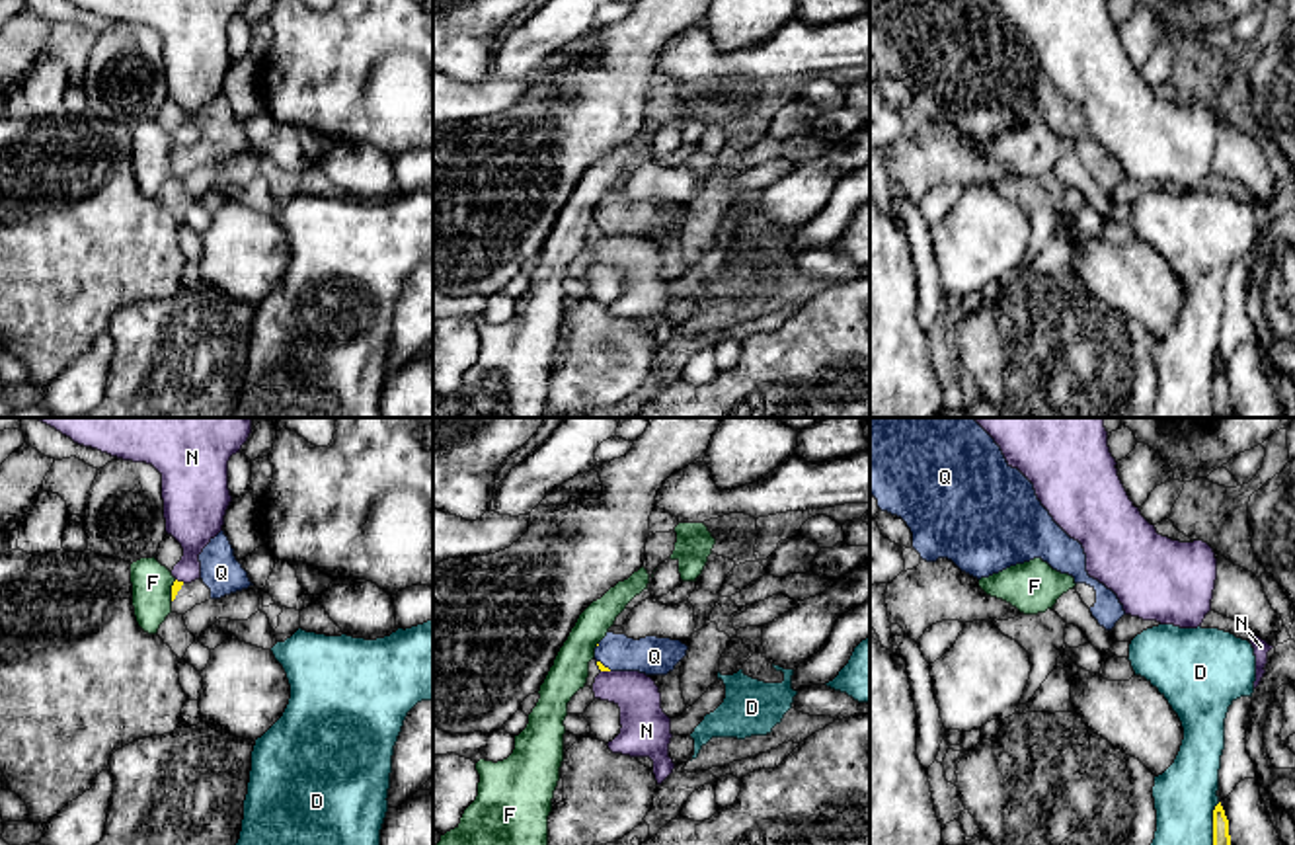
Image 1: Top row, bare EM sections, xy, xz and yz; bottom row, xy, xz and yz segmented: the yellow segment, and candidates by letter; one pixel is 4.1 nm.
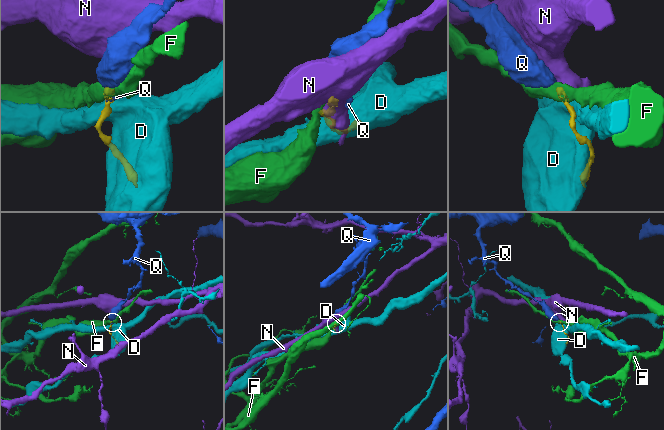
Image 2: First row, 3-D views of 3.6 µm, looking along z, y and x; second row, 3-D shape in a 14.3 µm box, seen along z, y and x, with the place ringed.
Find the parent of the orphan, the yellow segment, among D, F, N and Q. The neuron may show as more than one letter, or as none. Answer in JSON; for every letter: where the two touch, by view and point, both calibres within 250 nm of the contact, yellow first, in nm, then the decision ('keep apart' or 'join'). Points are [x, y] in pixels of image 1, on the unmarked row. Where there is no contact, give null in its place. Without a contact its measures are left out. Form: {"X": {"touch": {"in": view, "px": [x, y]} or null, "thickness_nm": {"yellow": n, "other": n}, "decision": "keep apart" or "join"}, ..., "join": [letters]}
{"D": {"touch": {"in": "yz", "px": [1214, 391]}, "thickness_nm": {"yellow": 80, "other": 260}, "decision": "keep apart"}, "F": {"touch": {"in": "xy", "px": [172, 153]}, "thickness_nm": {"yellow": 40, "other": 160}, "decision": "keep apart"}, "N": {"touch": {"in": "xz", "px": [605, 233]}, "thickness_nm": {"yellow": 20, "other": 180}, "decision": "keep apart"}, "Q": {"touch": {"in": "xz", "px": [603, 229]}, "thickness_nm": {"yellow": 20, "other": 160}, "decision": "join"}, "join": ["Q"]}

